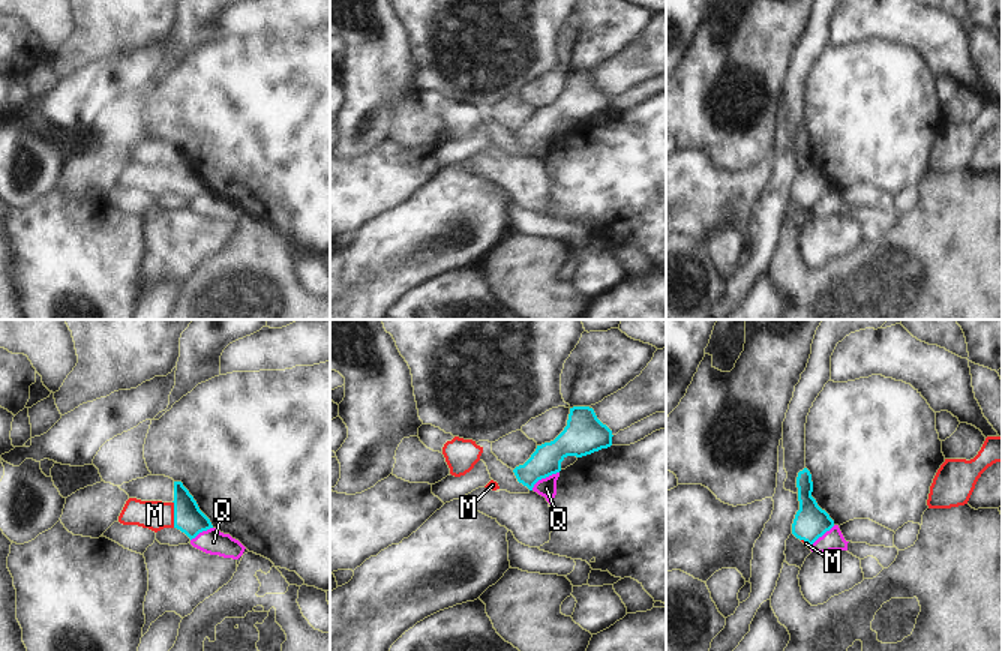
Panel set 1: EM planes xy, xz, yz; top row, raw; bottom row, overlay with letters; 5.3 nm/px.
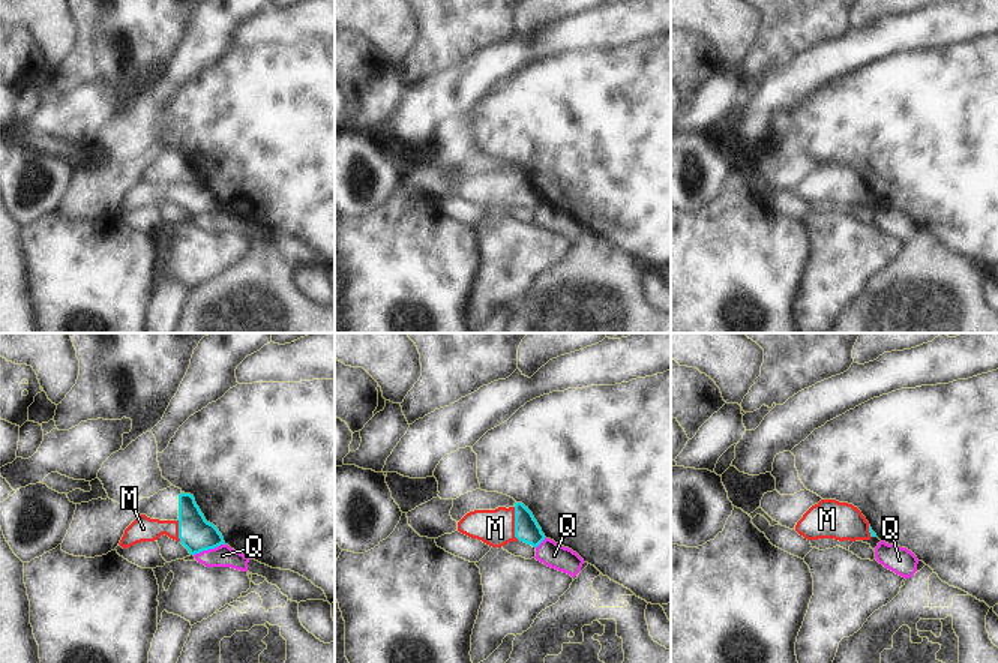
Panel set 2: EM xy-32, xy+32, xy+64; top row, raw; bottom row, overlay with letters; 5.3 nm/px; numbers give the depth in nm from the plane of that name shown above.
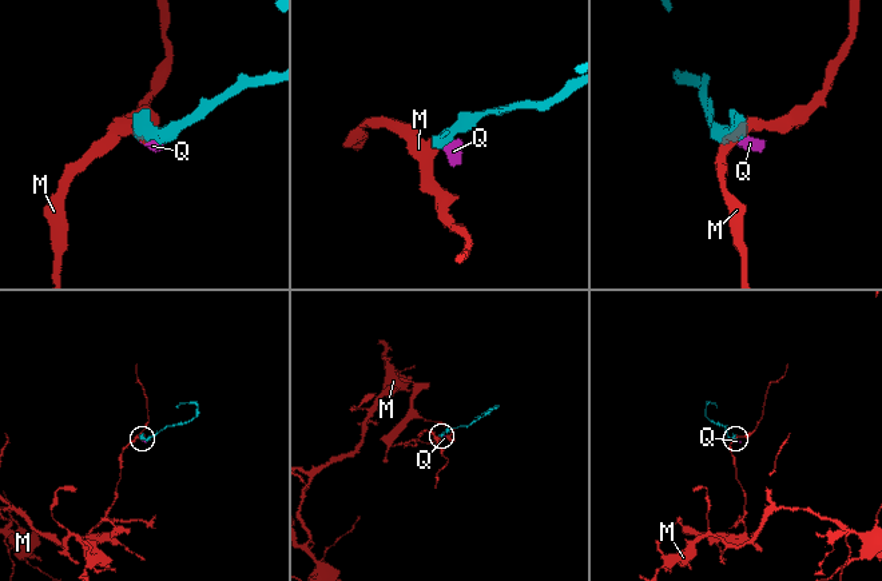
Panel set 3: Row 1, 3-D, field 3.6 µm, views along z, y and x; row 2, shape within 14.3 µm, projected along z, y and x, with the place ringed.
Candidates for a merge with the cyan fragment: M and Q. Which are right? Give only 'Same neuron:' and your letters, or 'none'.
Same neuron: M

